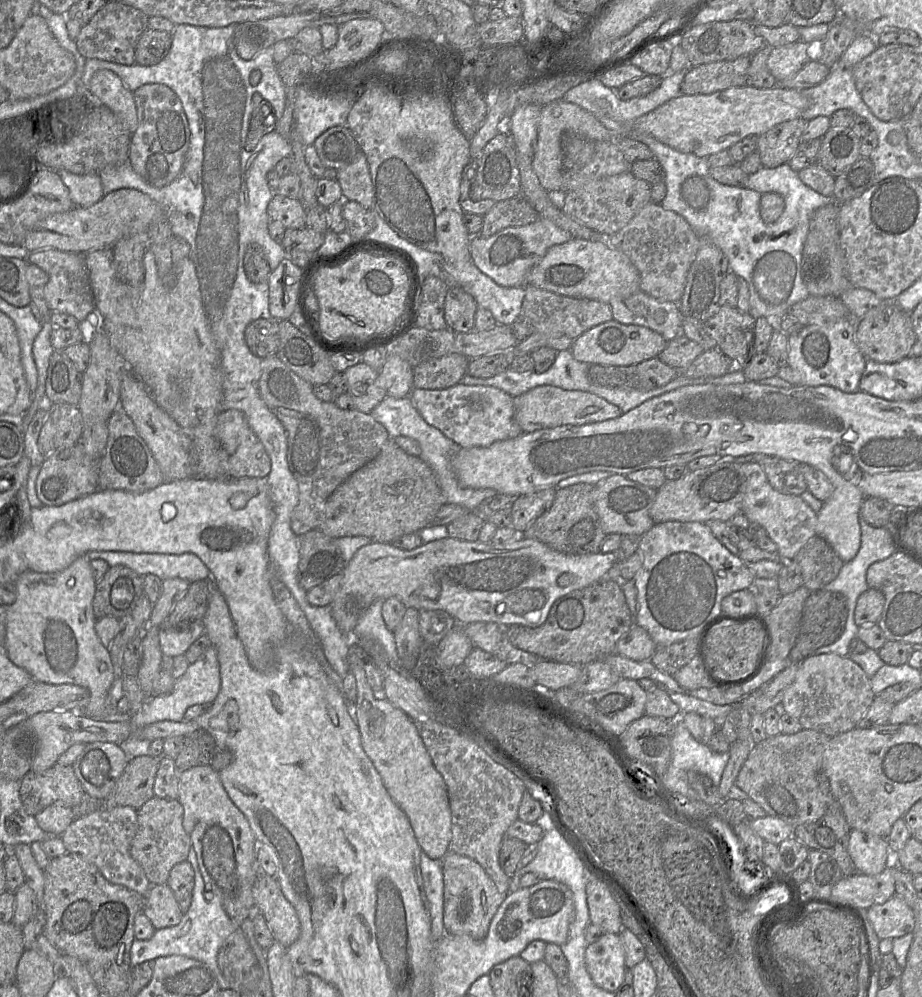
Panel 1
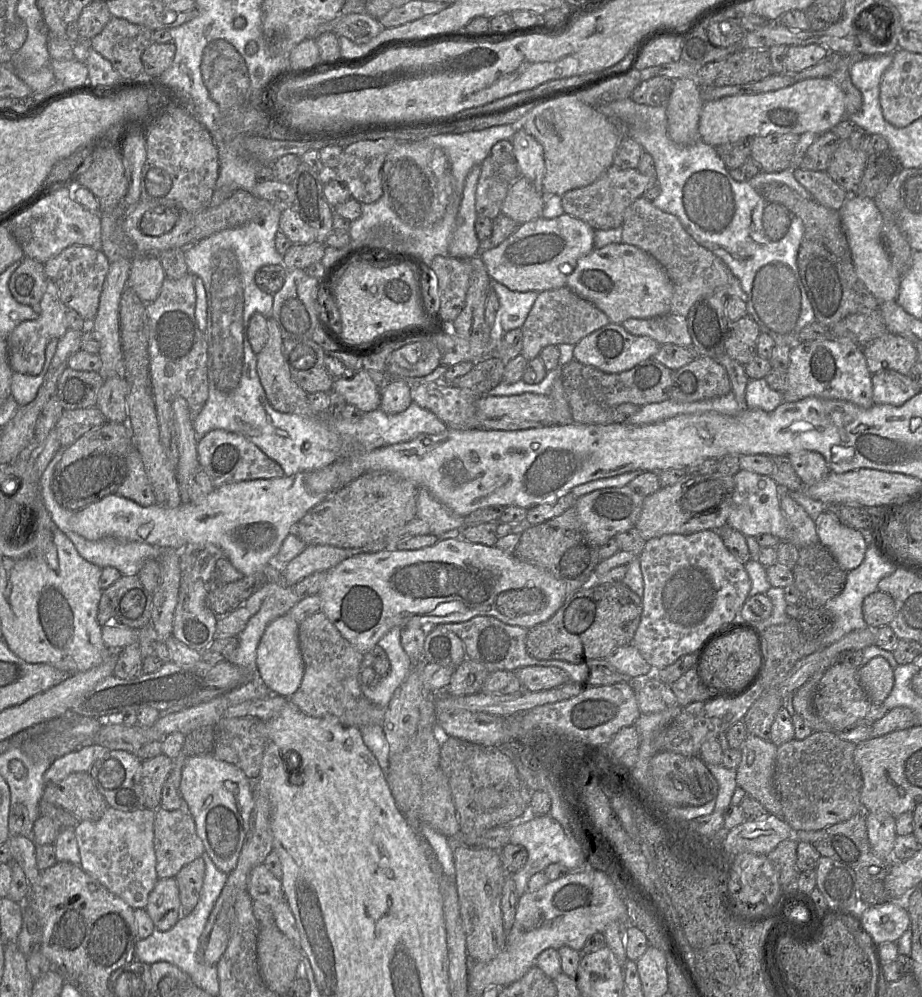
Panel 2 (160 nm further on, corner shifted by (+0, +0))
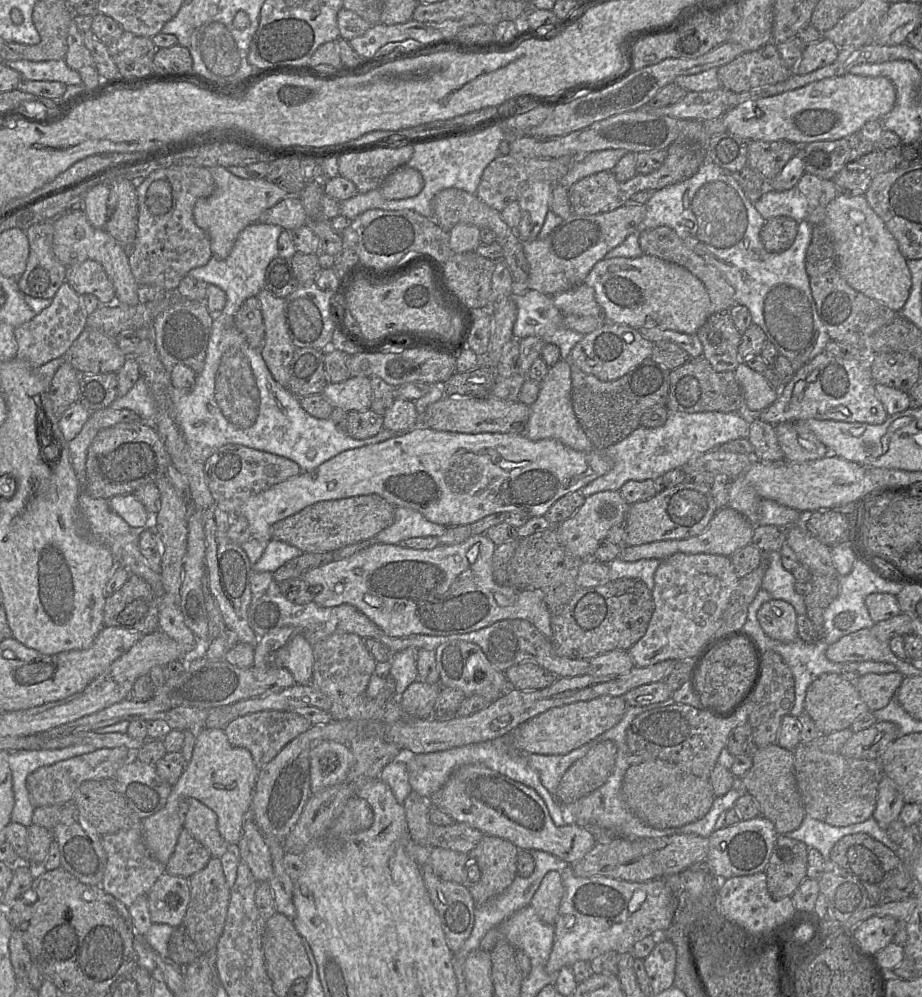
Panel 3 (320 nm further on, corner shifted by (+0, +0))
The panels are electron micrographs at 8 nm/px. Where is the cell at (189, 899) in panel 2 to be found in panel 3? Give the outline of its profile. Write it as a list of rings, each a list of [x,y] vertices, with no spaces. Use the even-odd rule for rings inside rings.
[[[211,857],[206,867],[191,875],[188,881],[190,901],[182,925],[187,929],[200,953],[214,952],[223,933],[230,899],[230,888],[226,884],[220,859]]]

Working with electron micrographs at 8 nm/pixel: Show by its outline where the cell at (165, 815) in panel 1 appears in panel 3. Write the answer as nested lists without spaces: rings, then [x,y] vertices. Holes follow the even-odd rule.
[[[184,827],[178,837],[174,852],[165,865],[165,872],[173,876],[189,878],[206,867],[211,854]]]

